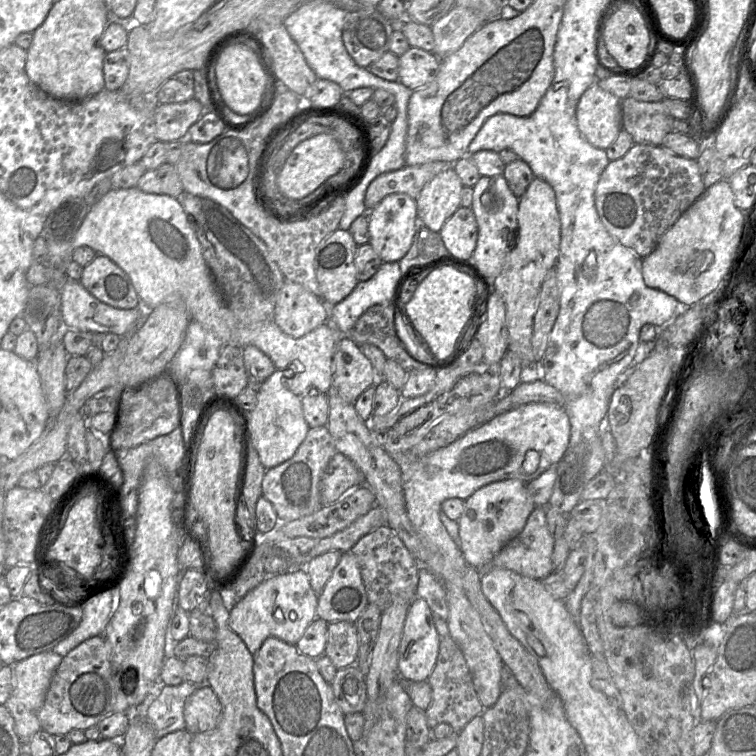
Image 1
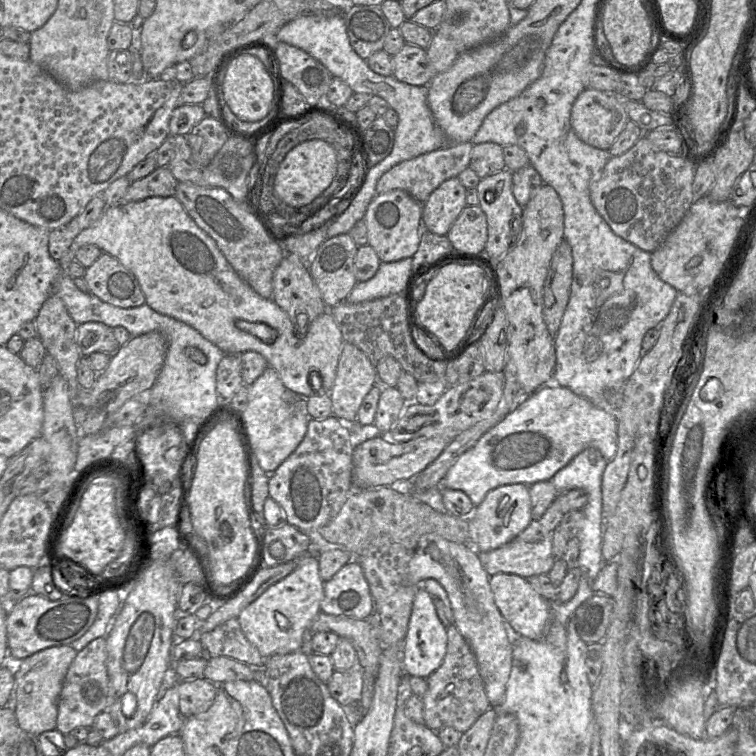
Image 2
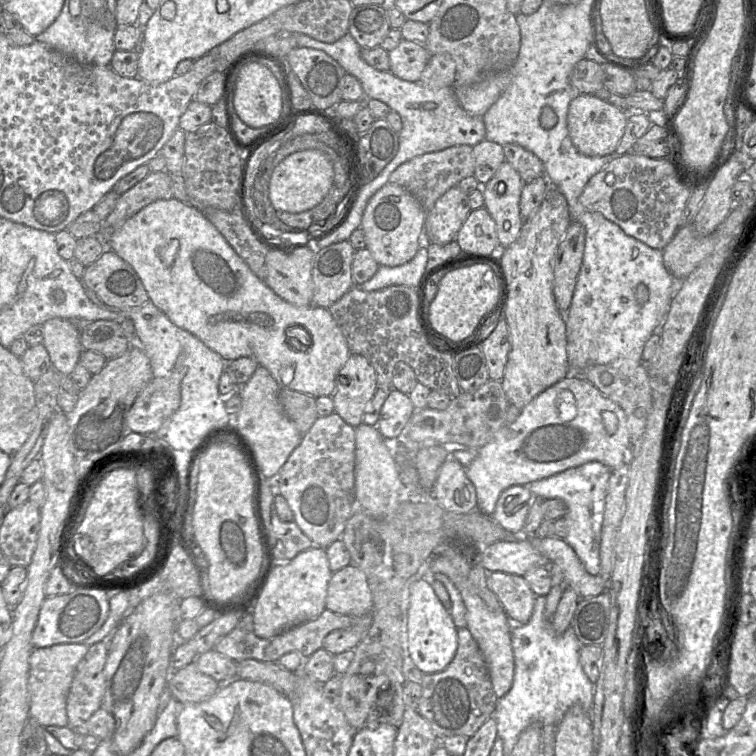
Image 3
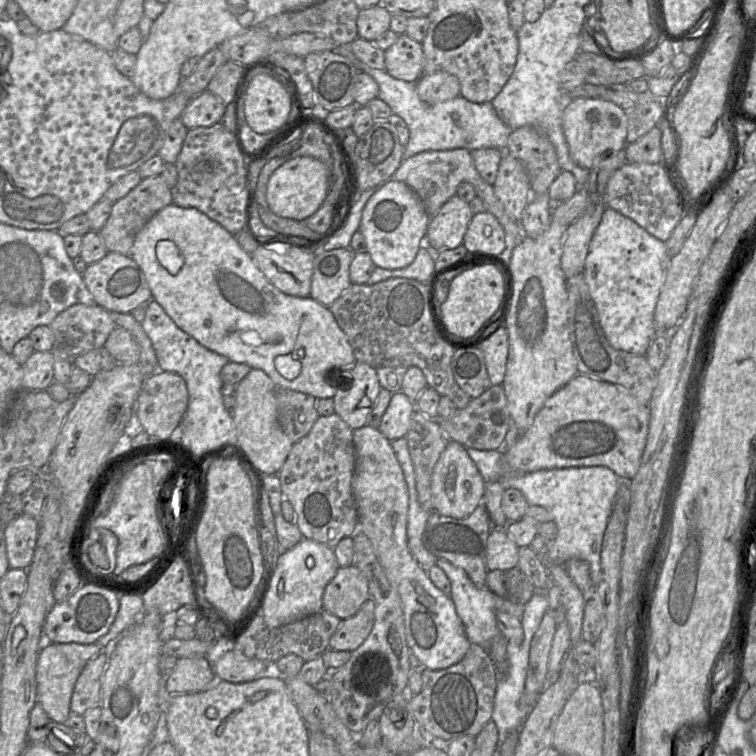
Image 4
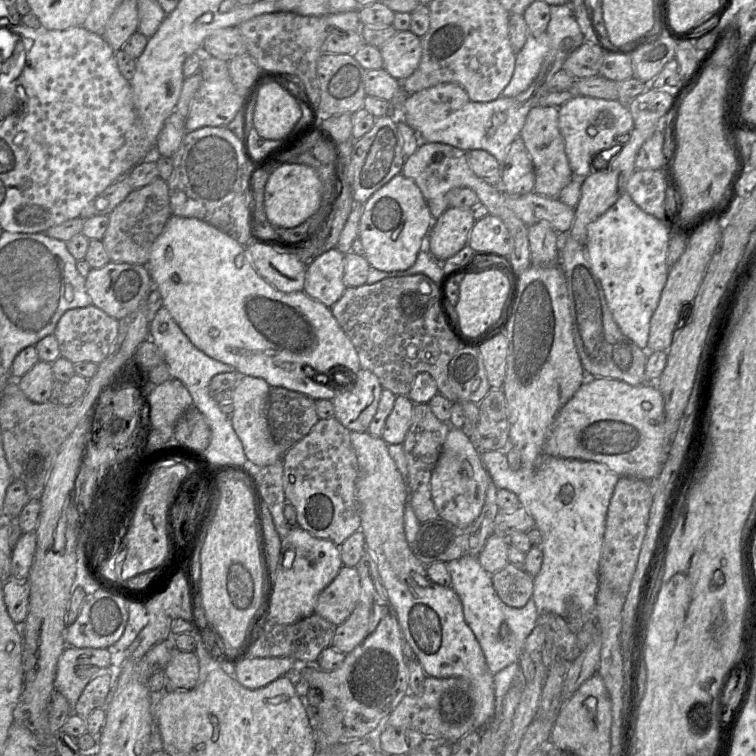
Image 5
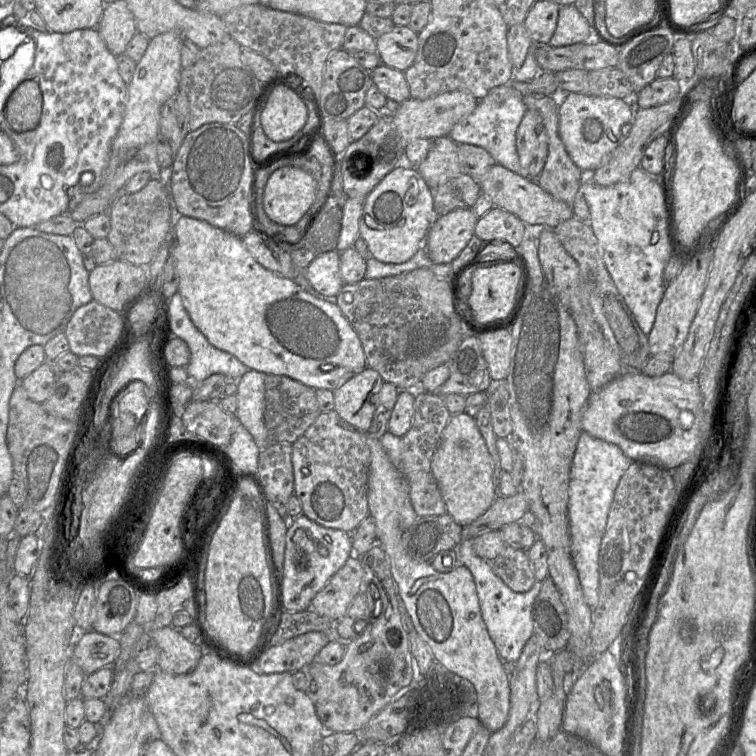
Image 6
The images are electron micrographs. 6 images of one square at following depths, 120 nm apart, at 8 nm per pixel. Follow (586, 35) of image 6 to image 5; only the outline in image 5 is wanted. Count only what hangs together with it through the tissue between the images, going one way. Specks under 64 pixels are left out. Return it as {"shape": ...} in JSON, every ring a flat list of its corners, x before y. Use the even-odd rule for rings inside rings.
{"shape":[[571,3,550,6,550,21,548,23,546,33,550,40,550,49,542,62,537,76,528,88,533,86,534,96,539,99,537,107,561,107,578,94,575,93,573,88,559,92,549,92,548,83,557,71,563,69,563,63,571,52,584,43,584,36,576,21]]}

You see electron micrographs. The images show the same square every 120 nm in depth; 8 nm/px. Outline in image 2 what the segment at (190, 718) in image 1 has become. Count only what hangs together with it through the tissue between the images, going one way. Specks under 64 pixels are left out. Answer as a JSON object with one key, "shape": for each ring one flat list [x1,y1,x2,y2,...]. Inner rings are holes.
{"shape":[[204,678,178,681,179,711,183,719,206,712,214,703,217,685]]}

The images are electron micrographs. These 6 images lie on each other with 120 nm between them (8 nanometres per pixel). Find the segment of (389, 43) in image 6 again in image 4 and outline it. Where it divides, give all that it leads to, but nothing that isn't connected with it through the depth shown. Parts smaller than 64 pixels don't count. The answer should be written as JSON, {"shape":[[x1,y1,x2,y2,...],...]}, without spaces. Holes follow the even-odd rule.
{"shape":[[405,33,384,51,384,61,387,73,399,80,416,83,424,74,422,43]]}

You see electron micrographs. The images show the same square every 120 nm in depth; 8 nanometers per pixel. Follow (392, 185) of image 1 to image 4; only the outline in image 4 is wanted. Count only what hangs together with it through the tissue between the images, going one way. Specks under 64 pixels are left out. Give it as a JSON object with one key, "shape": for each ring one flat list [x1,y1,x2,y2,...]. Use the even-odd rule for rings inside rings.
{"shape":[[453,149,445,151,425,151,403,160,394,173,393,180,409,186,422,201,427,213,432,216,454,195,460,184,471,184,476,195,482,199,486,211,493,214,501,224,506,235,506,255,508,255,524,238,520,221,512,219,504,206,495,195,493,185,488,184,475,168,471,151,467,149]]}

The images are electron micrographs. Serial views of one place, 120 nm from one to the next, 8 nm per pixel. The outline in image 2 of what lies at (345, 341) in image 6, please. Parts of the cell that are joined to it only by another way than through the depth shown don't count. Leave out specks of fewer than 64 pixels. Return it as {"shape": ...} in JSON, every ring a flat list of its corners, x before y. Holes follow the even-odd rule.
{"shape":[[175,196,149,197,107,207,96,223,81,230,73,239,69,249,58,261,61,267,67,269,72,261,76,261,77,250,86,244,96,245,129,269,139,282,145,303,154,311,191,326,225,354,258,352,276,370,283,385,296,394,307,398,316,394,317,390,321,390,320,394,330,394,344,344,341,331,330,310,326,310,310,324,306,335,295,335,293,323,287,313,272,299,258,295,235,272,216,242,197,226],[310,379,314,389,309,386]]}

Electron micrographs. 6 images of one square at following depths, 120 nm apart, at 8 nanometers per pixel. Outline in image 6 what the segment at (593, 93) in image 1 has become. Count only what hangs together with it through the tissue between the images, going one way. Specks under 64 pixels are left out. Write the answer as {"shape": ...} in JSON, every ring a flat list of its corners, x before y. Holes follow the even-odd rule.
{"shape":[[561,93,559,97,559,135,566,151,581,171,595,171,601,167,604,155,612,155,623,142,621,127,631,123,636,112,633,99,611,96,592,96,580,93]]}

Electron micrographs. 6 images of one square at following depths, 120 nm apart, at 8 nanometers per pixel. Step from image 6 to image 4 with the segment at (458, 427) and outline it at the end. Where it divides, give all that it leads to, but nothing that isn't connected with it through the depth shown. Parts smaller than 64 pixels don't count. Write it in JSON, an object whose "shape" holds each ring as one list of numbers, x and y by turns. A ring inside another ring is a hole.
{"shape":[[449,441,434,466,431,480,434,512,443,516,462,519,483,503,485,484,477,466,460,443]]}

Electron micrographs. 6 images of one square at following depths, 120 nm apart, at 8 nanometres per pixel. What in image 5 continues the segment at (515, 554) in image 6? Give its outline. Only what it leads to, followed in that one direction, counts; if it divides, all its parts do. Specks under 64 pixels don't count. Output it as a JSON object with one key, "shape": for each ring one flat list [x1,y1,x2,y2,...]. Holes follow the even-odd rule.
{"shape":[[508,563,492,575,499,598,508,606,522,607,533,595,534,577,523,567]]}

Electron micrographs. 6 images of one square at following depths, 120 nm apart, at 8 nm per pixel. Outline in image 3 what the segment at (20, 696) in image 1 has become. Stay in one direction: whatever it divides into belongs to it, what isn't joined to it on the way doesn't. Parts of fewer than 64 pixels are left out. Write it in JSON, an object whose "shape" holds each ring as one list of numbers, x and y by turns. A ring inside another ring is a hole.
{"shape":[[84,643,55,644,34,648,29,656,29,715,41,726,68,726,66,700,75,669,90,646]]}

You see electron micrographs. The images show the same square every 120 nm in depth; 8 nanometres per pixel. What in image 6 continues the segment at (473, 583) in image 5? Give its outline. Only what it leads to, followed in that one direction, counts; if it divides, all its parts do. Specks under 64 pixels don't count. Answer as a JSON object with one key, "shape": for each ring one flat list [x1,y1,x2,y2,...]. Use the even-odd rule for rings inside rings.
{"shape":[[472,539,462,540,456,551,459,565,467,567,473,576,481,615,500,658,507,665,514,665,534,633,533,606,542,581,536,581,527,592,514,592,494,573,490,563,475,553]]}

